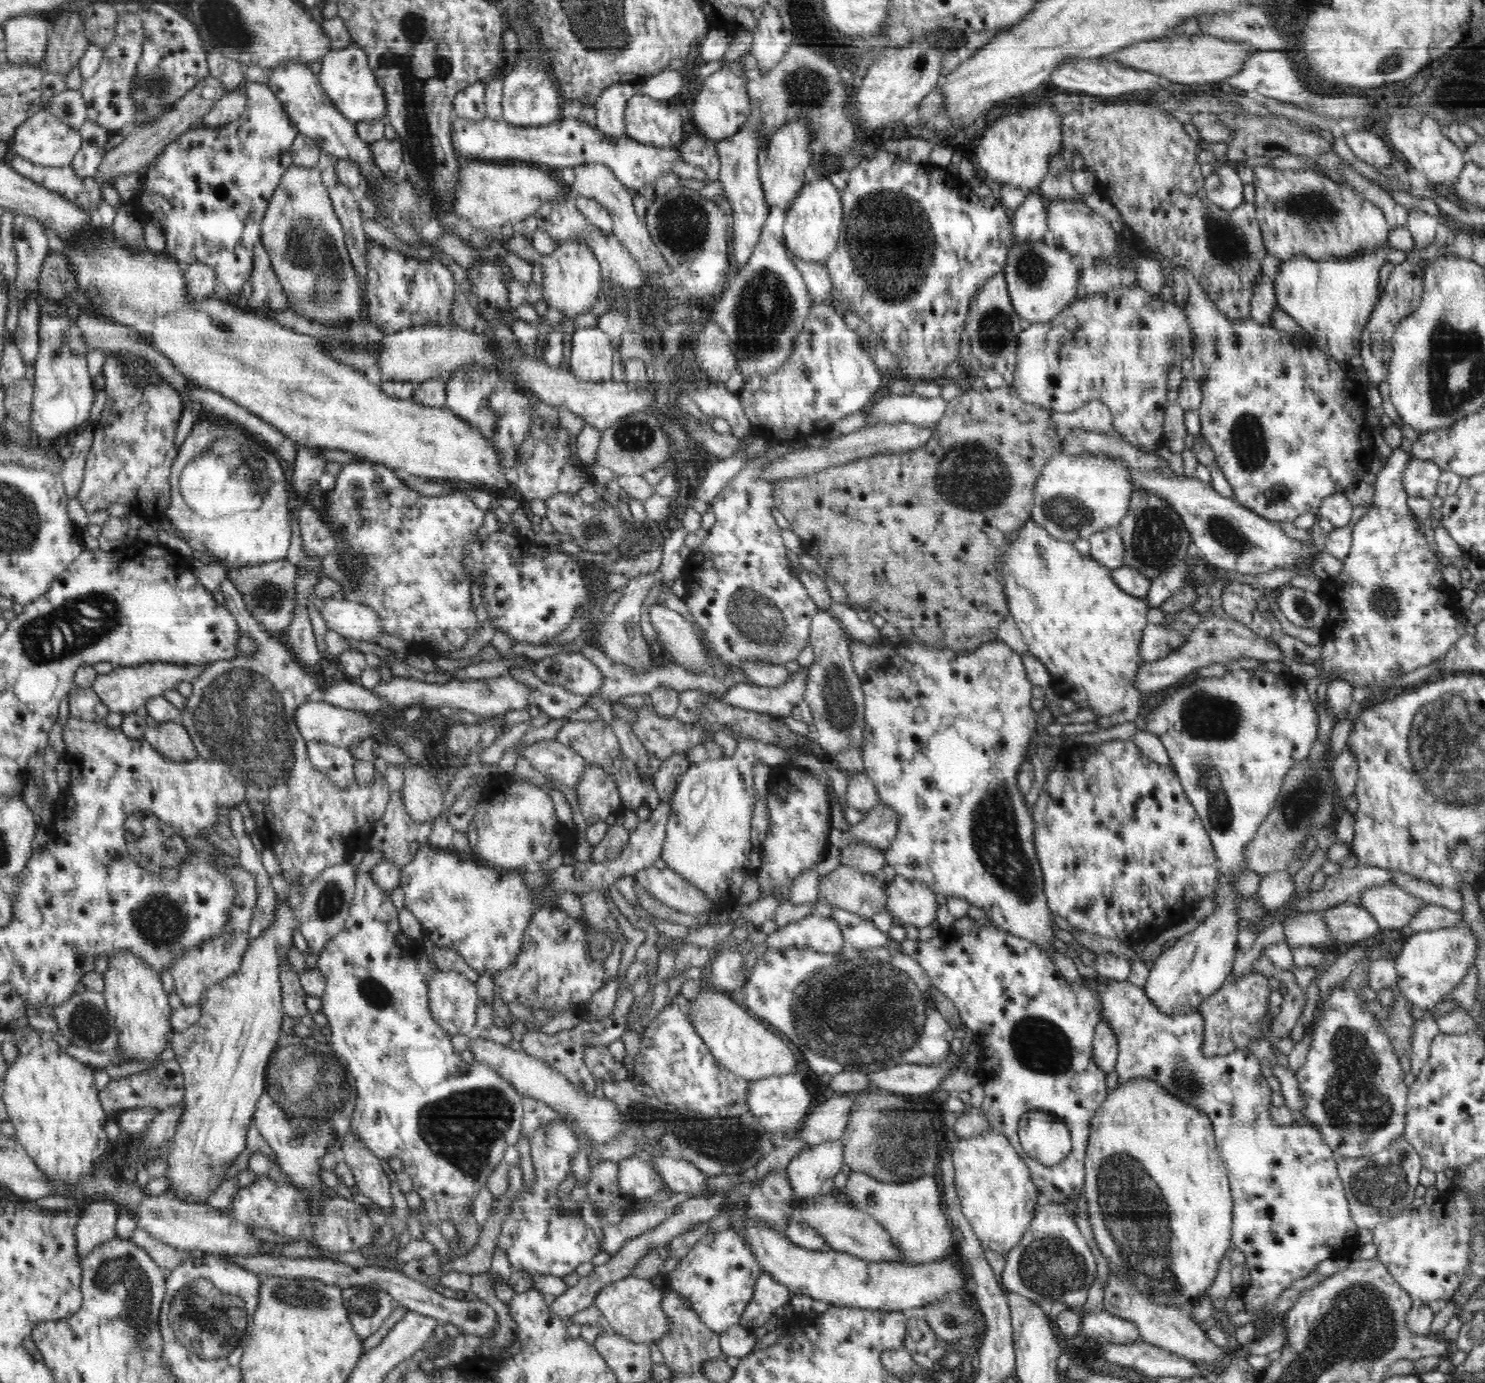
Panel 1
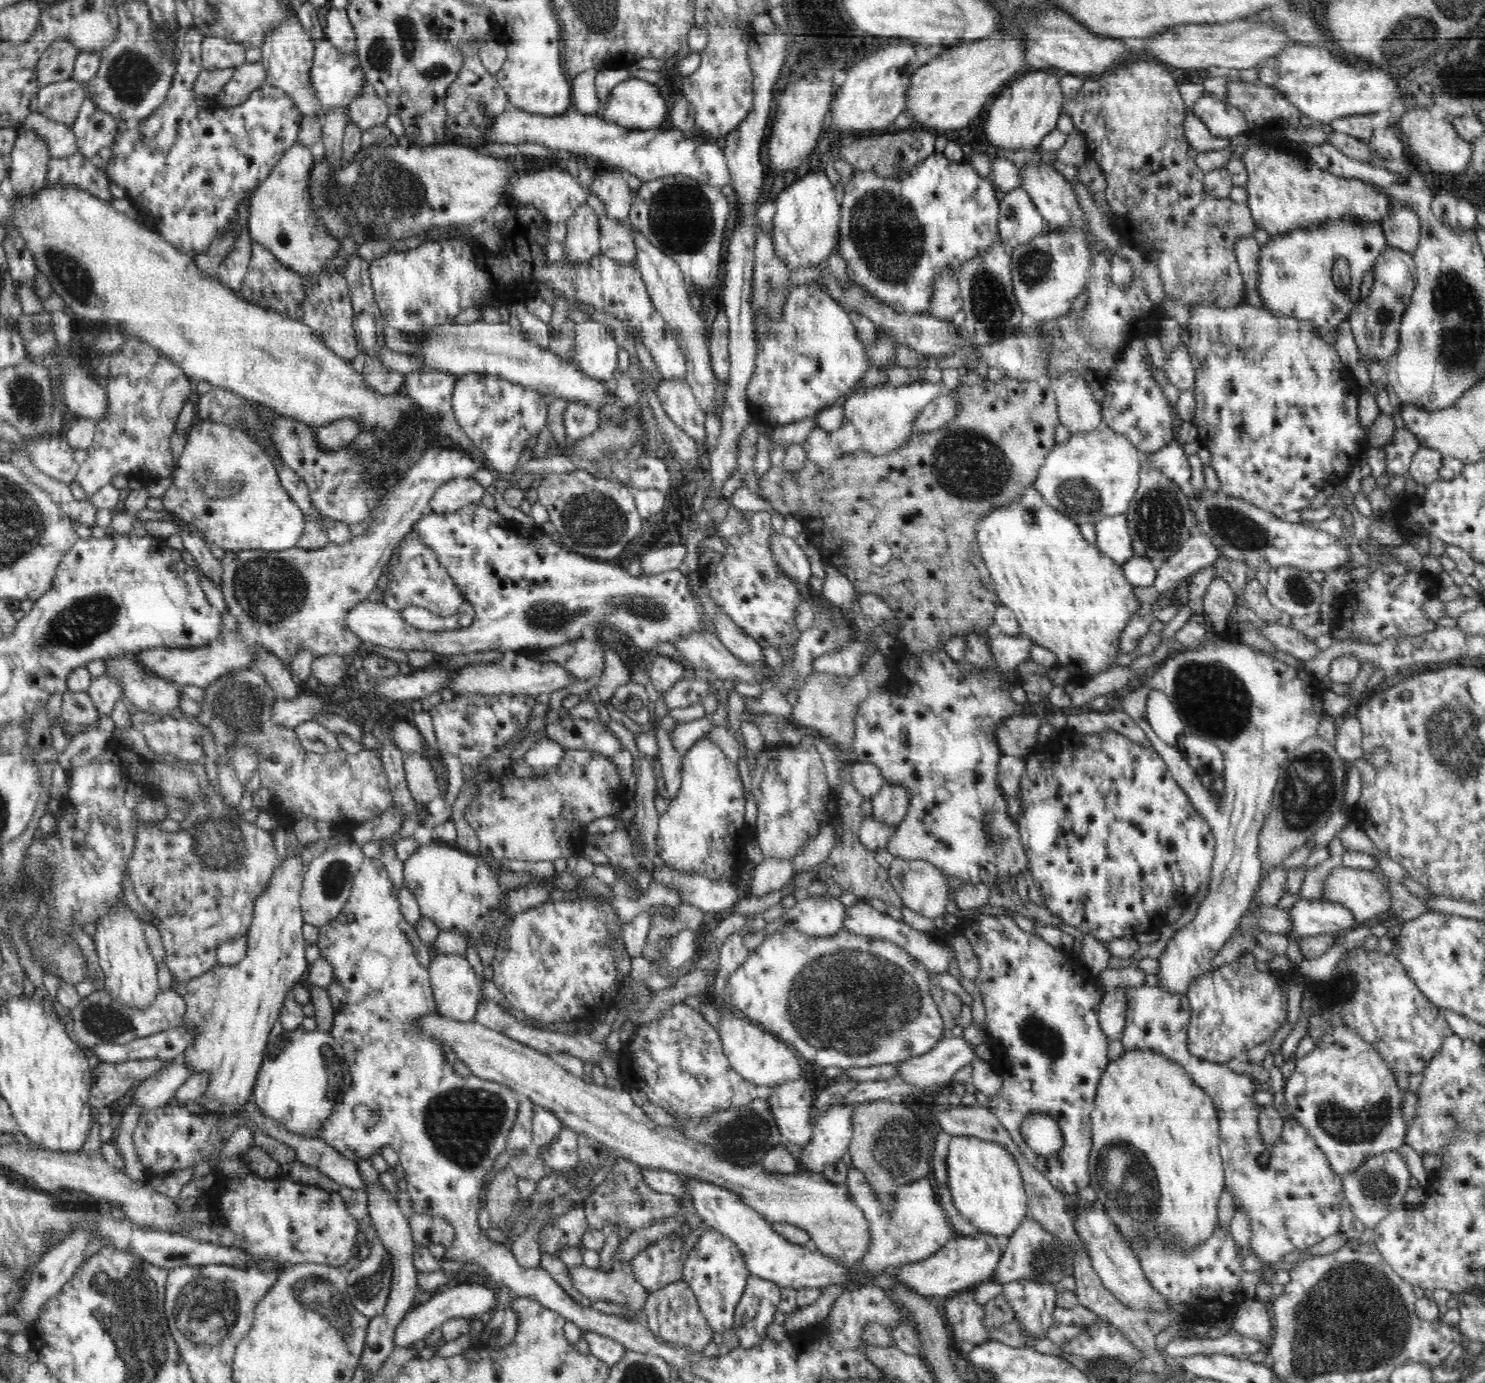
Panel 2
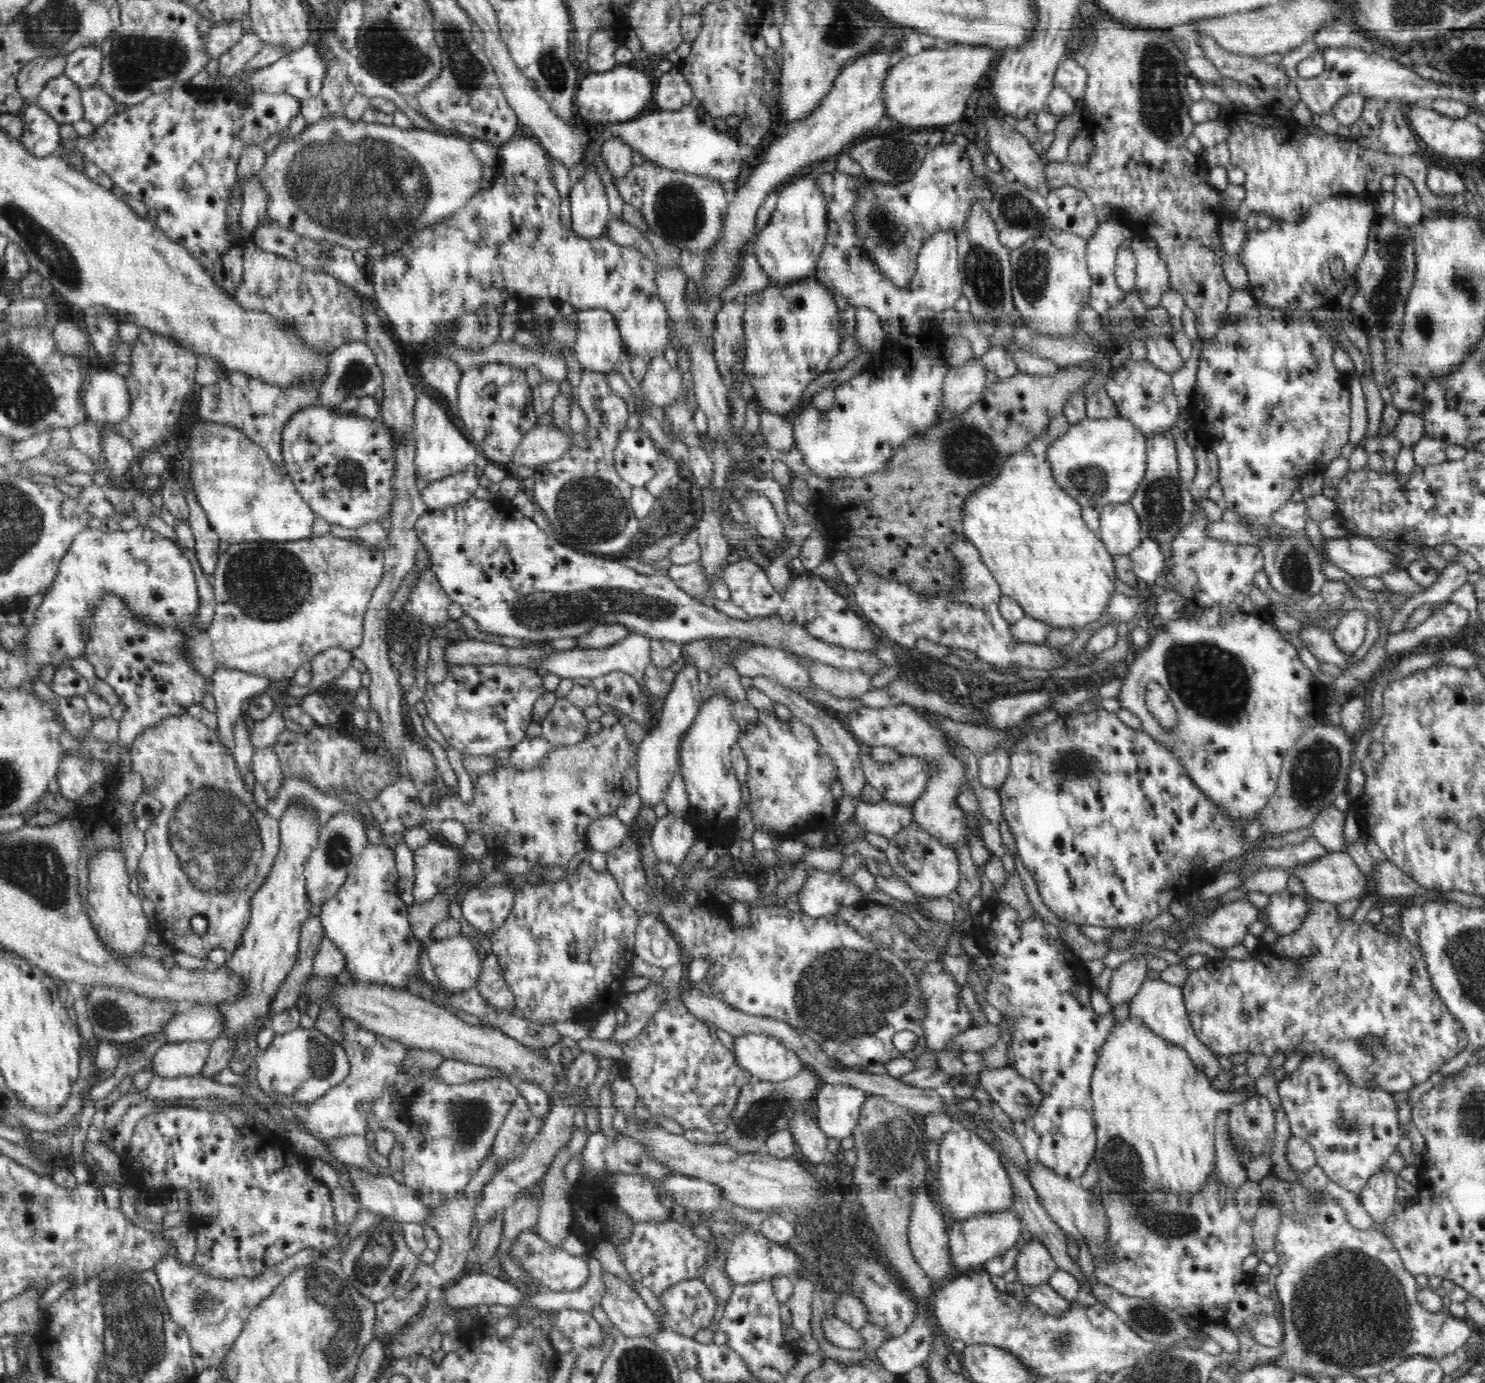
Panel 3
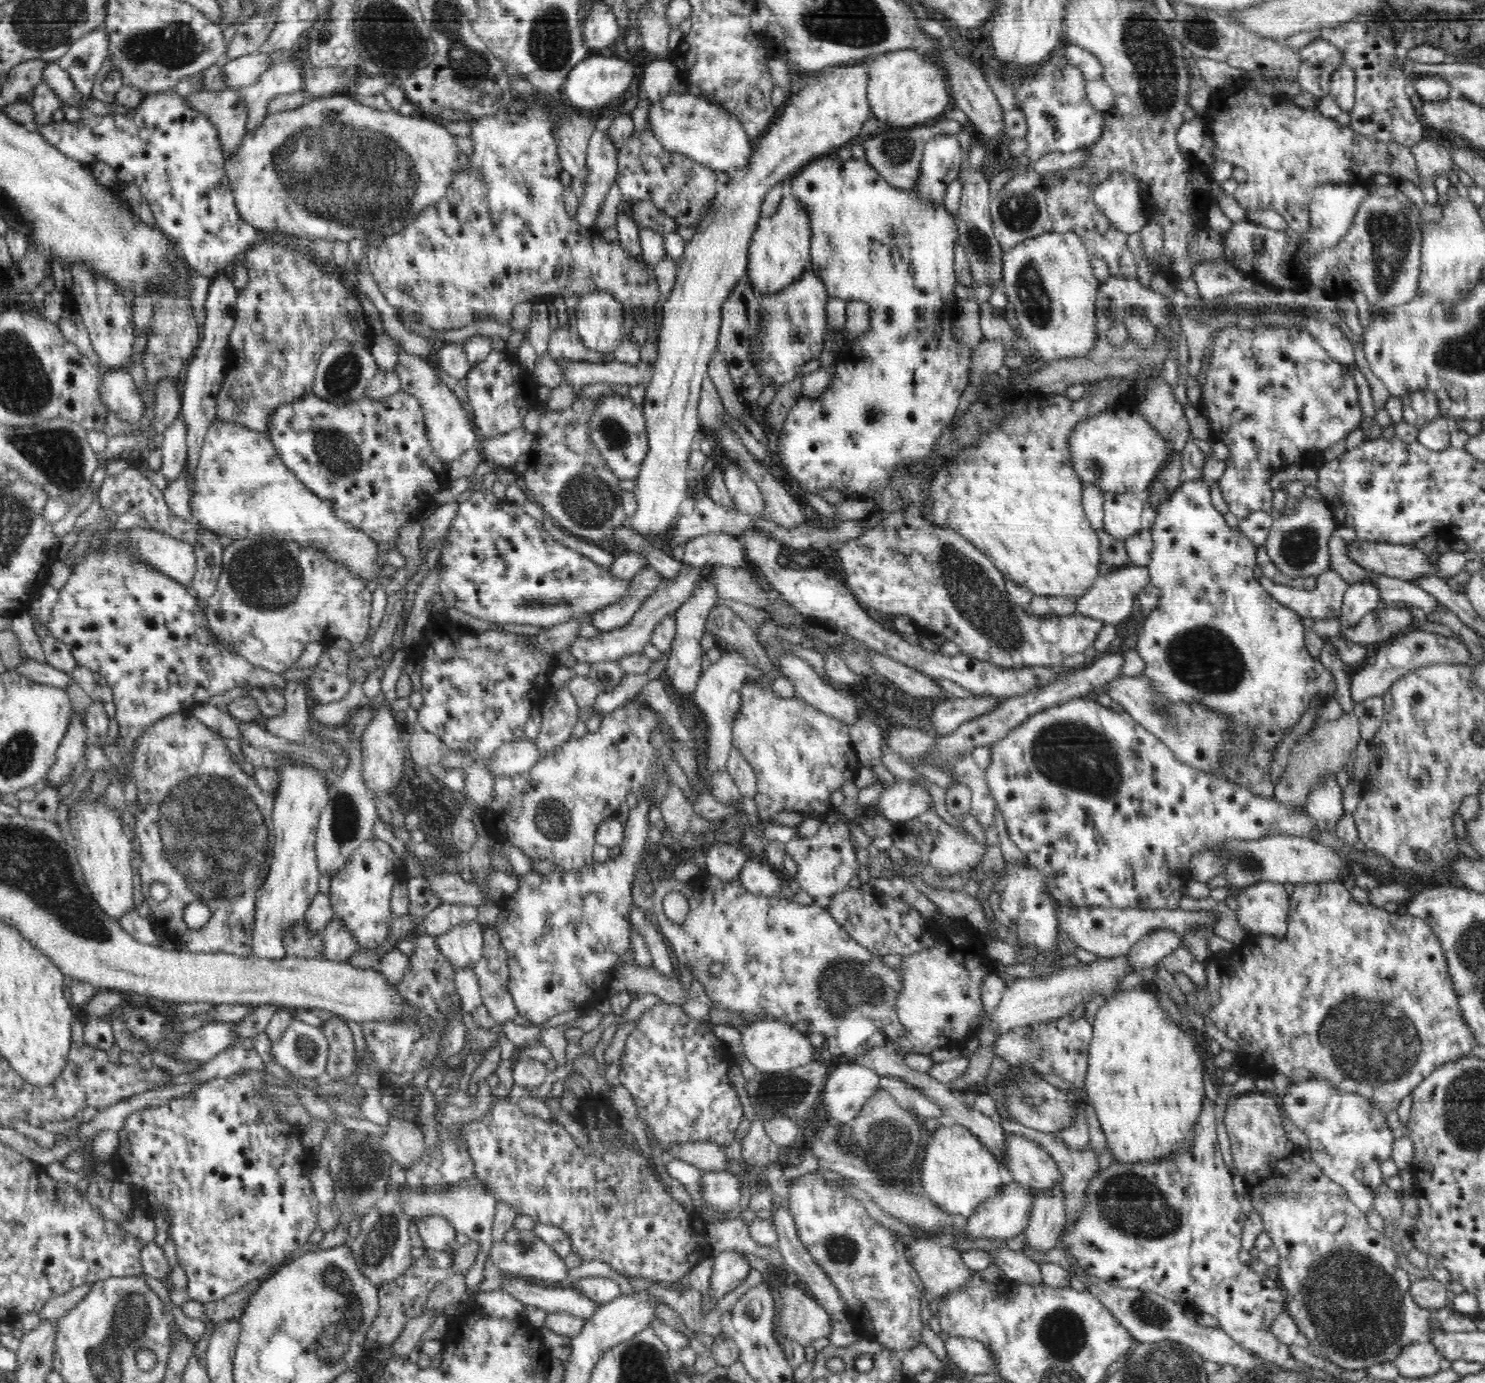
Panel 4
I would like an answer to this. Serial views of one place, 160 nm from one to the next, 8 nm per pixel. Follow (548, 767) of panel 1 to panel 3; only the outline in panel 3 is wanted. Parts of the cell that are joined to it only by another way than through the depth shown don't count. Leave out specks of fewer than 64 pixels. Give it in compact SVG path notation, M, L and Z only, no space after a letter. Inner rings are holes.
M526 737L521 740L520 744L514 746L510 750L510 759L508 765L518 770L533 769L541 765L542 760L546 758L546 754L554 749L551 743L545 738Z

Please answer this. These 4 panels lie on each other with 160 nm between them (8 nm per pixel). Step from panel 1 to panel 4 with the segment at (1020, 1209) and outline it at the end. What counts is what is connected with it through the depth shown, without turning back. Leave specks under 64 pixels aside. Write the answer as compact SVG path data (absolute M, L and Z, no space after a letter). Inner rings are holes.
M960 1124L950 1128L940 1126L931 1139L920 1164L921 1186L940 1209L965 1219L976 1212L985 1198L1001 1189L1004 1183L1001 1164L986 1145Z

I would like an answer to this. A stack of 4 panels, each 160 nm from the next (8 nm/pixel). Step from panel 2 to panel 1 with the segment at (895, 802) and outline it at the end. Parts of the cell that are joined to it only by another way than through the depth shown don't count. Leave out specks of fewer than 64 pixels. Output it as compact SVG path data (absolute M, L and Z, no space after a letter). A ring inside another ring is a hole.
M881 802L865 813L862 821L849 826L848 832L832 827L828 844L842 848L856 841L864 841L885 852L894 840L897 828L898 815L892 811L892 807Z

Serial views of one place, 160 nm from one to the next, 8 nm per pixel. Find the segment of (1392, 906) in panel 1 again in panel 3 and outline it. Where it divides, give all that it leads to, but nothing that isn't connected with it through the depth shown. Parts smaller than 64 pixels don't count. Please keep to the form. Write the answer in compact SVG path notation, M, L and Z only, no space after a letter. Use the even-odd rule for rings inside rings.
M1344 851L1328 852L1320 858L1307 862L1305 865L1286 869L1304 884L1304 888L1316 900L1339 905L1352 898L1360 902L1362 898L1366 898L1366 894L1374 893L1369 878L1362 874L1355 860Z

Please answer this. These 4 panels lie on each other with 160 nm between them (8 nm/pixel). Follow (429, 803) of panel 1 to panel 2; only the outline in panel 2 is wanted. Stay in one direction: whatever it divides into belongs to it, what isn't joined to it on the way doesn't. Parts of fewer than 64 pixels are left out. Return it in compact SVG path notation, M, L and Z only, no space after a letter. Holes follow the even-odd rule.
M421 752L404 753L403 760L407 785L414 802L427 806L440 798L440 786L436 783L434 769Z

